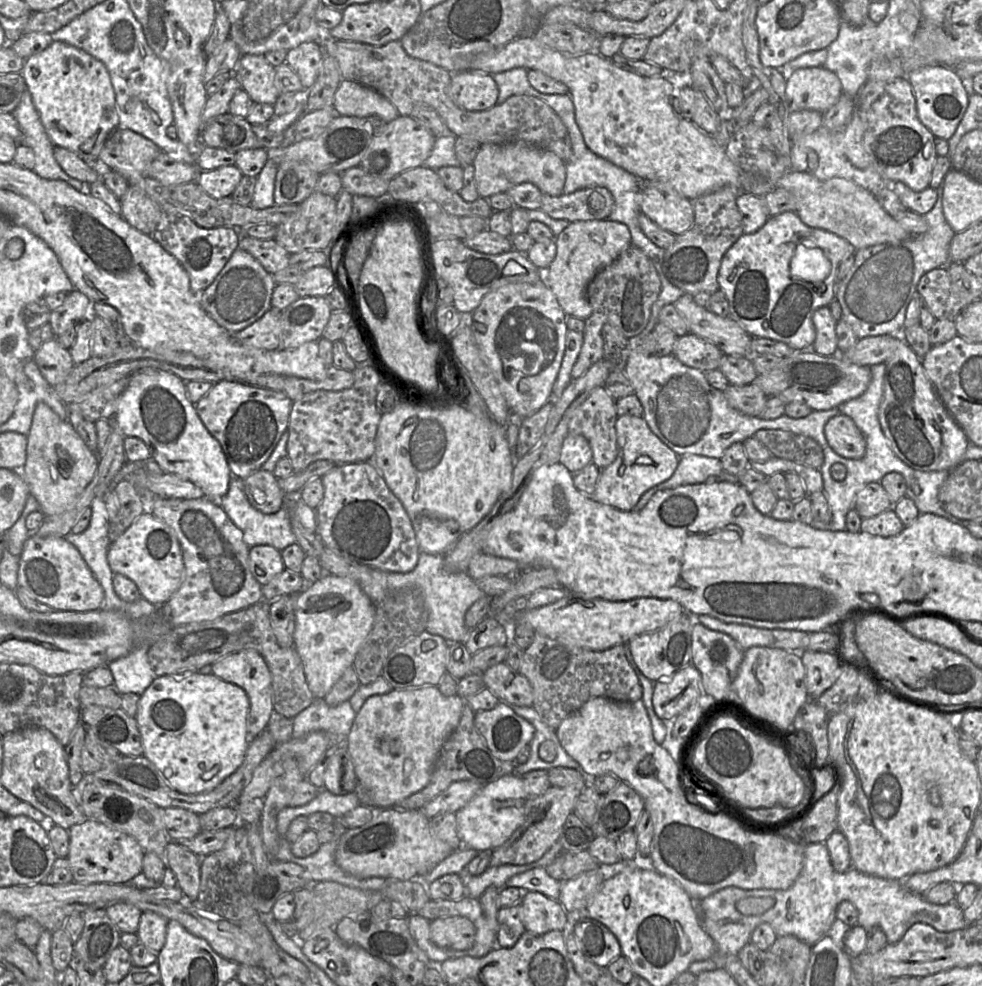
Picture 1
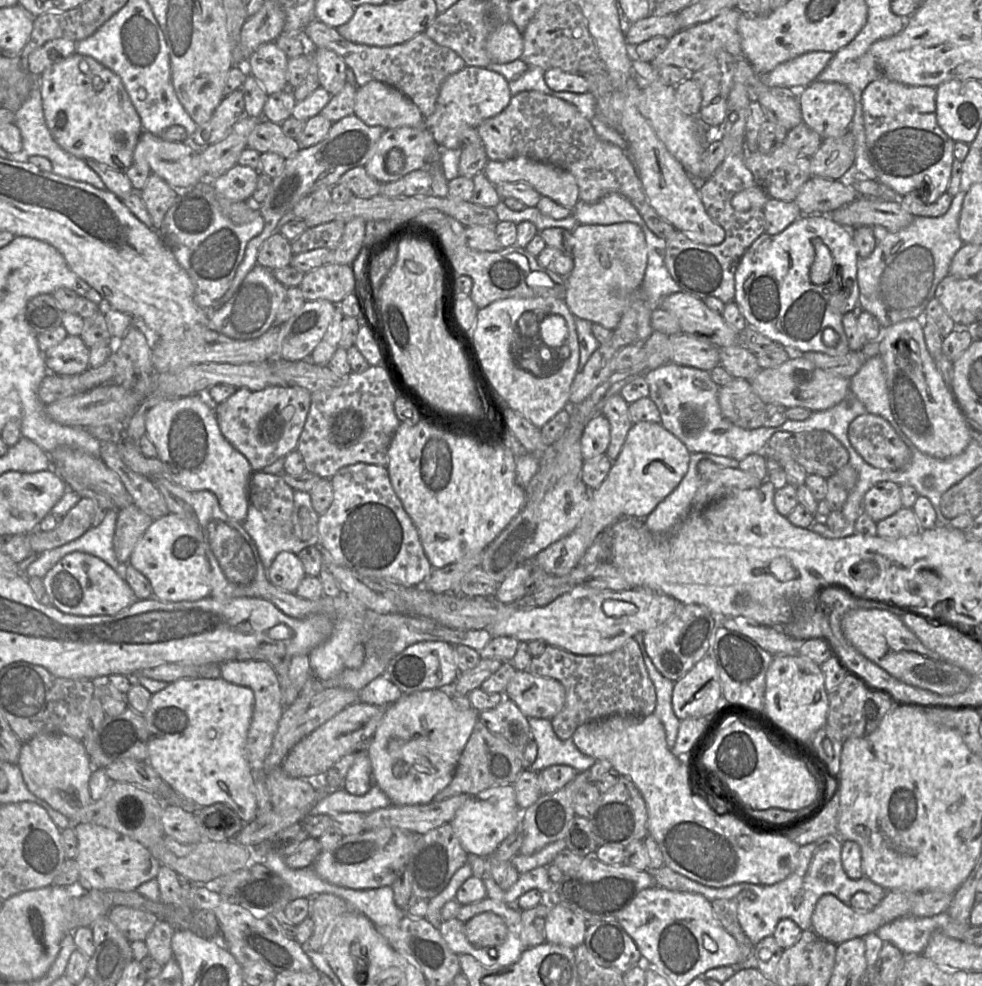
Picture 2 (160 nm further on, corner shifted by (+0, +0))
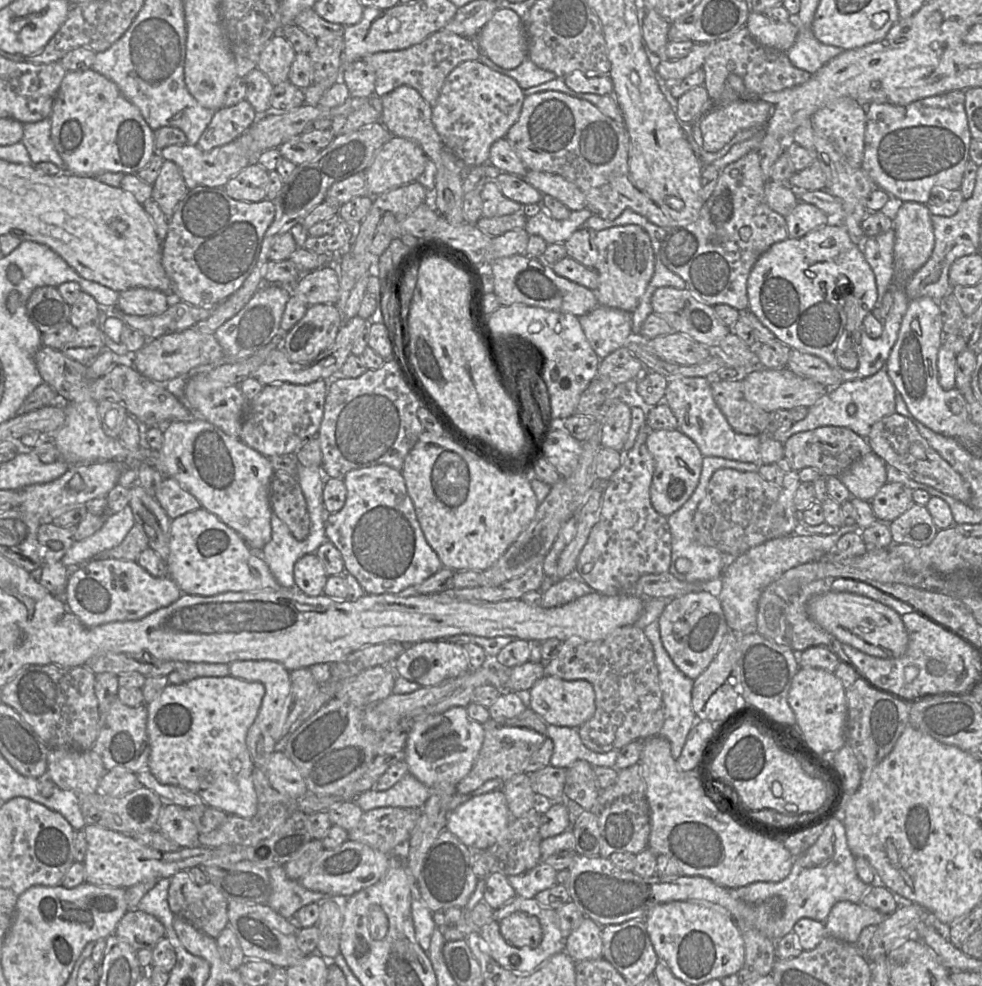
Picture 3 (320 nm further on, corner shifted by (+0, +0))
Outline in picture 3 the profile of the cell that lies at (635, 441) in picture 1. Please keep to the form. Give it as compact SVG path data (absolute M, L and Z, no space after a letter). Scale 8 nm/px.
M652 430L646 445L654 459L654 473L650 487L653 508L663 516L680 509L695 491L702 471L703 459L696 443L680 430Z

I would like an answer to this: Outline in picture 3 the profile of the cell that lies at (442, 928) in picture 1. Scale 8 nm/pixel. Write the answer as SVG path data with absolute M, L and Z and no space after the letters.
M527 913L510 914L499 922L500 932L512 946L536 947L543 938L543 931L537 917Z

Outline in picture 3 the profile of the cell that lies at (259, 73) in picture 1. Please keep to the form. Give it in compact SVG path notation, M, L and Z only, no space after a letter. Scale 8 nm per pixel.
M278 33L270 39L261 52L257 68L268 77L273 86L276 86L289 81L289 72L295 56L296 52L292 45L281 33Z

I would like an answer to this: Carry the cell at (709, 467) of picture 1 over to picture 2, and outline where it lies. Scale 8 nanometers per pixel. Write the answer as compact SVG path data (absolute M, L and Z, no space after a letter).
M705 452L691 453L687 473L679 485L644 518L647 528L657 537L668 536L672 530L691 513L691 504L698 490L698 464L704 459L711 460L723 467L738 468L739 465L739 461L733 458Z

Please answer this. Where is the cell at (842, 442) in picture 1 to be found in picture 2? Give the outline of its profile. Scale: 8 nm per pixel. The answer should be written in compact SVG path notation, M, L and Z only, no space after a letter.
M863 414L849 425L852 447L871 466L883 470L900 470L911 461L912 449L886 419Z

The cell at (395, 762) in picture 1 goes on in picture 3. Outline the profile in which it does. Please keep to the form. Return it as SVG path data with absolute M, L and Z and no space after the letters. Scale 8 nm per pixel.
M452 707L414 723L408 733L404 762L408 764L409 774L431 790L441 784L457 785L471 770L483 741L482 724L469 717L466 707Z

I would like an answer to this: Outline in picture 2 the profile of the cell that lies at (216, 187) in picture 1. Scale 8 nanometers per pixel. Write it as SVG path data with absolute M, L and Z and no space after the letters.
M235 165L212 180L213 188L223 197L235 201L250 200L257 186L258 171Z

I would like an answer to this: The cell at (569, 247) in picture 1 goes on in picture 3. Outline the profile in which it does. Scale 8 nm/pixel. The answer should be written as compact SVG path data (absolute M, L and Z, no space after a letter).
M628 224L597 231L594 242L598 251L594 269L599 277L594 294L599 305L633 313L654 273L655 257L649 235L639 225Z

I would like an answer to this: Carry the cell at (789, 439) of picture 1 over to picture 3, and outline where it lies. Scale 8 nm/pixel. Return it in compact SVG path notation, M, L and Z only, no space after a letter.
M823 426L796 433L783 443L783 447L784 459L792 470L814 468L824 477L839 477L858 459L873 452L866 438L842 426Z

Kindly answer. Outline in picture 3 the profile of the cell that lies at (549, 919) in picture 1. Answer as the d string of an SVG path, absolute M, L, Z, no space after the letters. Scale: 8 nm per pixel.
M585 917L565 939L566 952L575 962L602 958L601 926Z

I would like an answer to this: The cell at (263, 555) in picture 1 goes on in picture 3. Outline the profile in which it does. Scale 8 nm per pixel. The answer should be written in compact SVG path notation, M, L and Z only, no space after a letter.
M315 554L297 560L293 569L296 589L310 597L323 595L328 579L324 566Z

